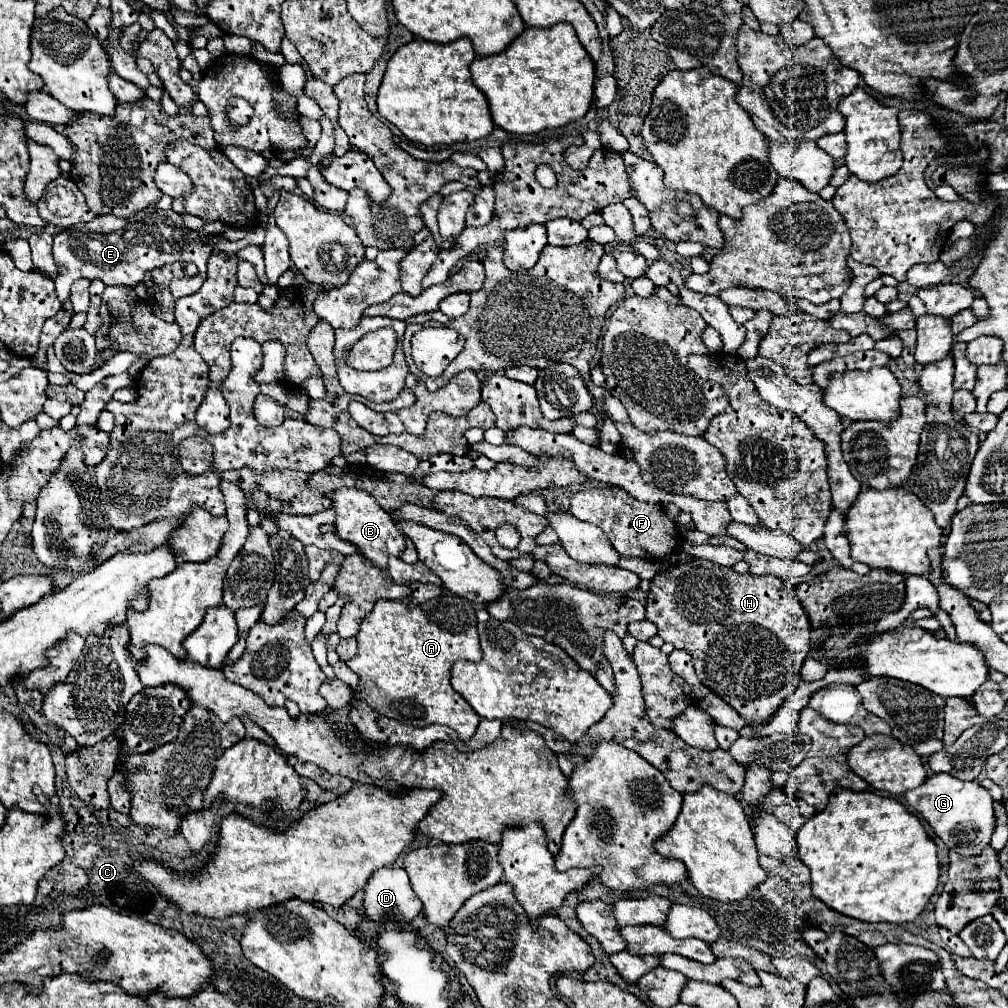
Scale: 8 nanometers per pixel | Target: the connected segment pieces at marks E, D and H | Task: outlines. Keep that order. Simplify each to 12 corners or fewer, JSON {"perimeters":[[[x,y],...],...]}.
{"perimeters":[[[172,209],[98,215],[54,235],[61,302],[80,277],[136,287],[194,261],[172,295],[196,293],[222,235]],[[378,869],[364,889],[376,923],[412,921],[422,903],[404,869]],[[656,573],[646,619],[752,725],[794,693],[810,619],[780,577]]]}

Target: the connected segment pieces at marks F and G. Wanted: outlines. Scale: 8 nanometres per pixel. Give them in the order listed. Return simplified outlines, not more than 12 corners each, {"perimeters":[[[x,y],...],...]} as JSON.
{"perimeters":[[[614,485],[570,495],[620,555],[656,561],[682,541],[662,505]],[[934,773],[908,805],[948,849],[990,843],[994,799],[980,781]]]}

